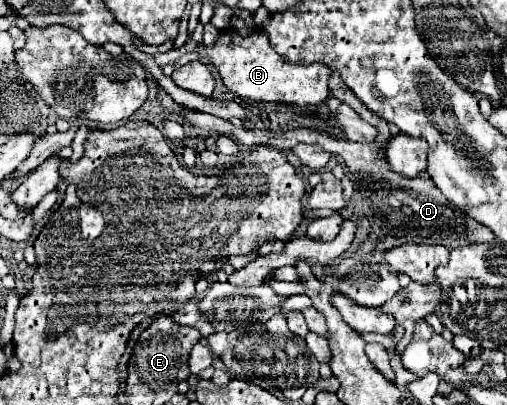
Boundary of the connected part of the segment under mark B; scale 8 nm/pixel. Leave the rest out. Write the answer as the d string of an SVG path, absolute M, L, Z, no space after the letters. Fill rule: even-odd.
M255 28L249 36L239 36L233 30L219 34L215 46L207 48L211 64L219 70L223 84L229 92L257 102L285 102L297 106L313 106L321 104L329 96L329 76L331 70L321 64L309 66L293 66L283 58L273 54L269 40Z

